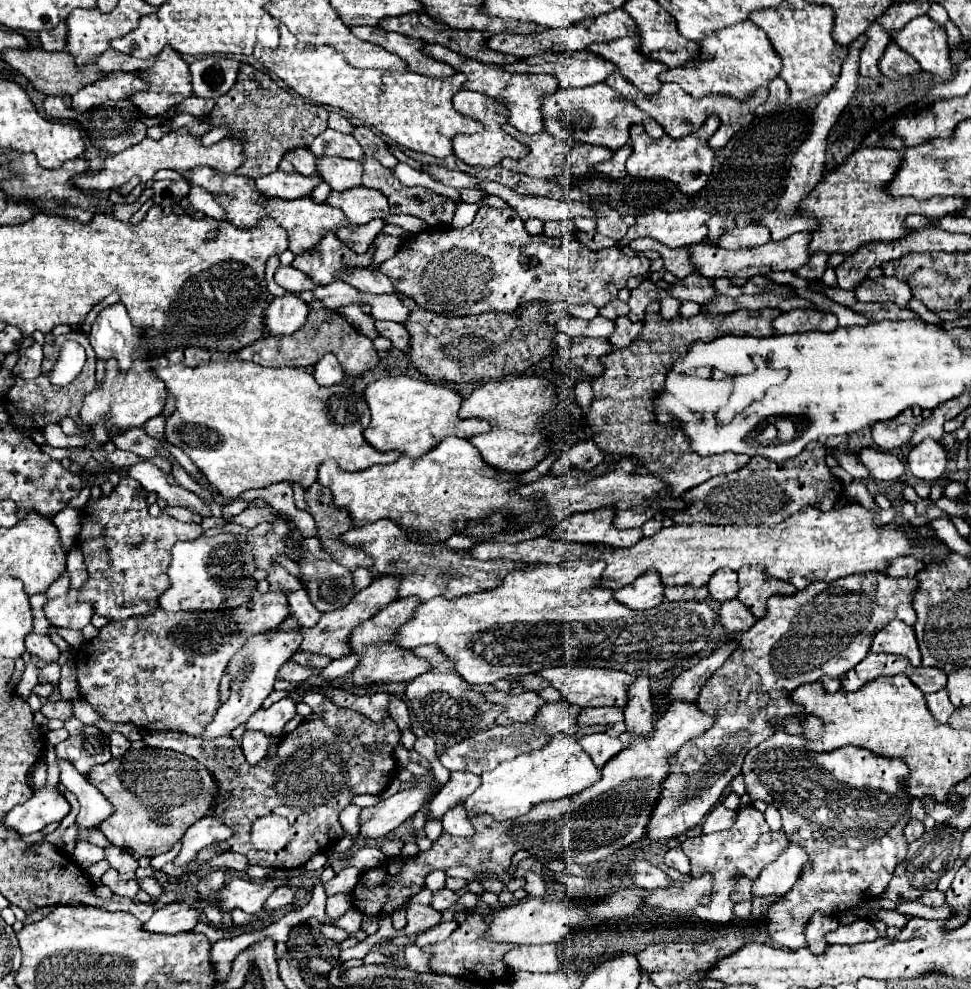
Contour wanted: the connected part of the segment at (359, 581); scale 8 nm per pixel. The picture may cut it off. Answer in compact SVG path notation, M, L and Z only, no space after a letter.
M358 568L353 572L353 592L358 593L361 590L365 589L372 582L372 573L366 568Z

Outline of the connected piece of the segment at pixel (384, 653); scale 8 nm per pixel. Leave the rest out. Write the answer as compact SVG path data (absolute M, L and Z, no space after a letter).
M417 598L395 600L389 606L385 606L377 616L355 628L355 632L351 634L351 648L361 656L361 664L353 670L353 684L367 686L373 682L411 682L413 678L433 668L423 658L417 658L411 650L393 646L393 634L397 634L397 626L401 622L409 622L419 604L421 602L417 602Z

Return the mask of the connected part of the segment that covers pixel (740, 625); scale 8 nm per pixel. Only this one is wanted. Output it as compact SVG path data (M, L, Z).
M735 598L719 606L719 622L725 626L727 632L741 634L749 630L753 622L757 622L757 618L753 618L753 614Z

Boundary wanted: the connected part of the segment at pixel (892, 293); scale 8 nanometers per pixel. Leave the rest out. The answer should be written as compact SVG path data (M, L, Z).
M867 278L863 284L855 288L859 302L893 302L897 306L907 306L913 298L909 286L897 278Z

